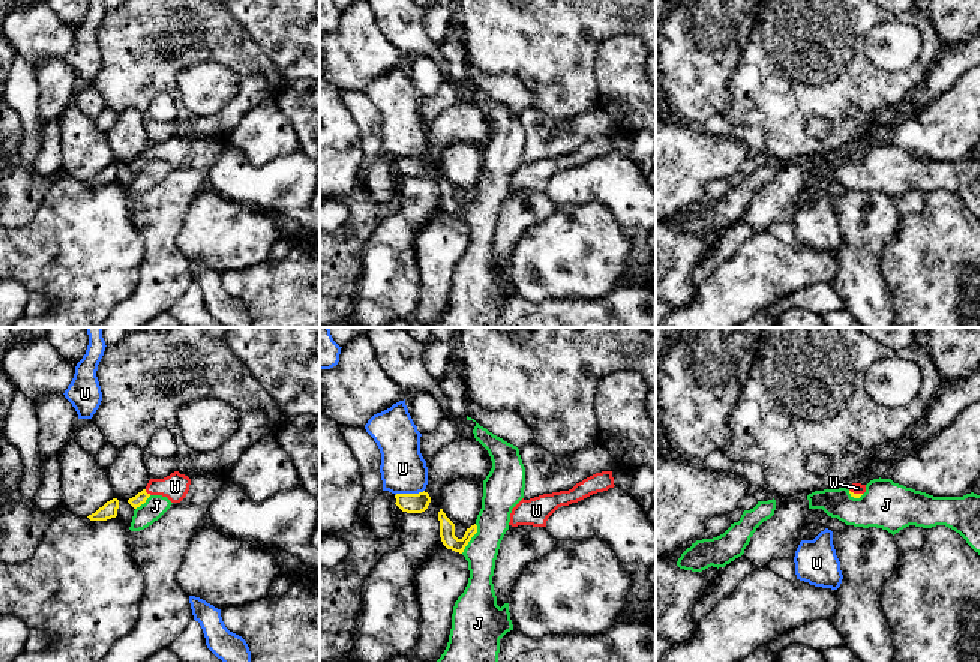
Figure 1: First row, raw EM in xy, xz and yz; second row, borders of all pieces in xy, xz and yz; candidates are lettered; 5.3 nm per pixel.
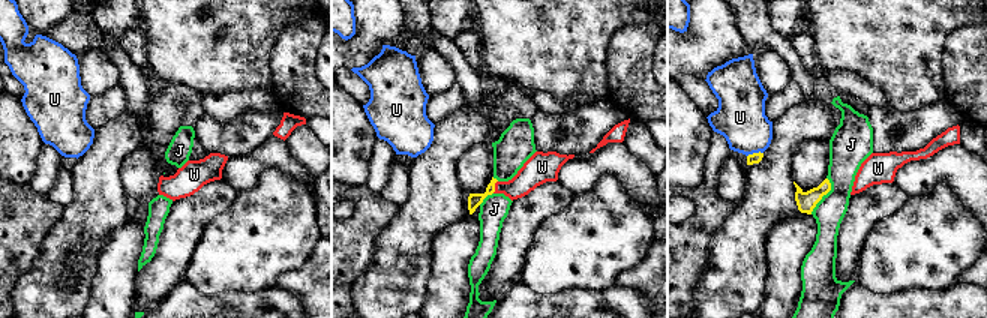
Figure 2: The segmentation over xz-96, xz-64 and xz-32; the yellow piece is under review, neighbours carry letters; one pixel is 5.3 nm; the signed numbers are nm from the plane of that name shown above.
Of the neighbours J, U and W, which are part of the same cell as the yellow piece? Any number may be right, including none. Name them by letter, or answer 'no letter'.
W

